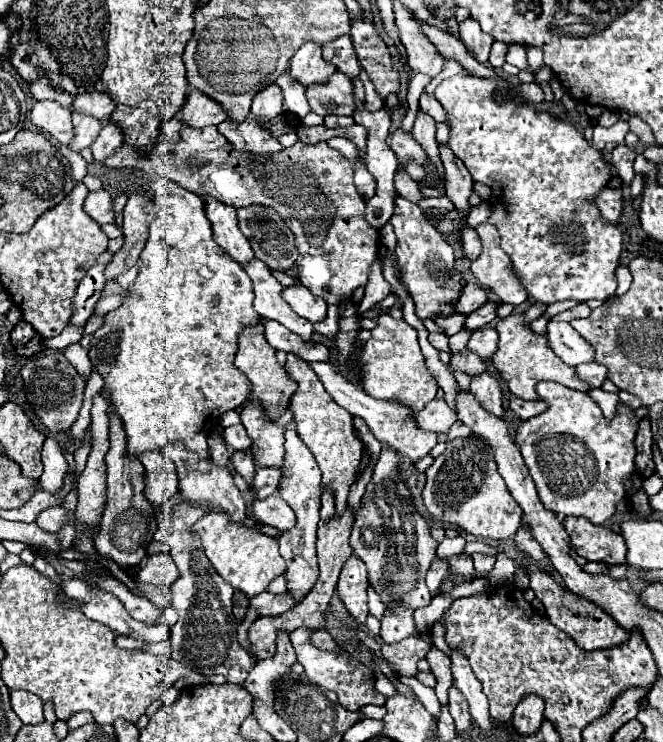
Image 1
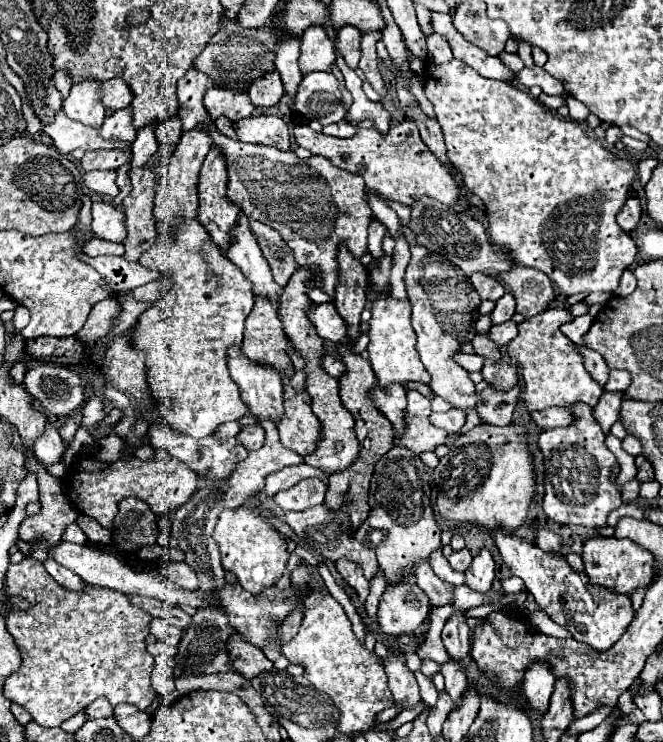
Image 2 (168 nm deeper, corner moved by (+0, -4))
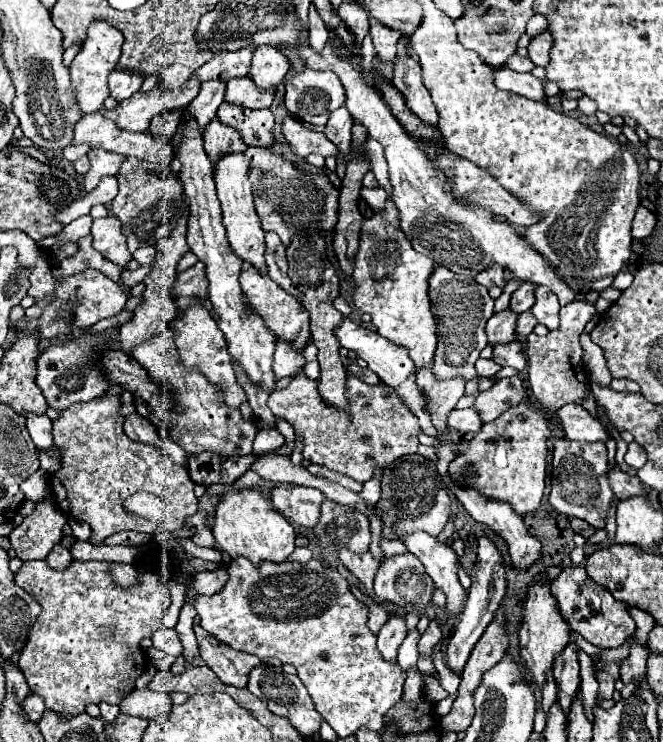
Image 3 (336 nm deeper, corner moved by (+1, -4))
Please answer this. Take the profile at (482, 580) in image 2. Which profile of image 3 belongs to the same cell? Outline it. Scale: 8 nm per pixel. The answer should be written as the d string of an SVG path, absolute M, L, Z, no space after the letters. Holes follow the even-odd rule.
M481 537L479 539L479 547L477 547L477 561L475 561L475 567L471 569L471 589L469 589L469 595L467 595L467 601L465 601L465 609L461 613L461 621L455 629L455 635L449 639L449 645L447 645L447 651L445 651L445 661L447 661L447 667L455 673L455 675L461 675L475 643L481 639L485 627L491 623L491 619L495 617L495 611L505 595L505 567L503 567L503 561L501 561L501 555L499 551L495 549L495 545L487 539L487 537Z

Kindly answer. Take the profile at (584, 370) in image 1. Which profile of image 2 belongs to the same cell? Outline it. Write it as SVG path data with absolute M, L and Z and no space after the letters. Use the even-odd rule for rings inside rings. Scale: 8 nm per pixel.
M610 371L606 391L626 391L628 387L630 387L630 373L626 373L626 371Z

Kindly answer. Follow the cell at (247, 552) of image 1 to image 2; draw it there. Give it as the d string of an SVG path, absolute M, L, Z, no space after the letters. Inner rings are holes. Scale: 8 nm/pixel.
M246 505L220 513L218 523L214 527L214 539L220 545L224 569L234 573L240 585L254 595L258 595L264 587L274 585L286 569L290 553L284 535L280 535L276 527L270 525L258 511L252 511Z

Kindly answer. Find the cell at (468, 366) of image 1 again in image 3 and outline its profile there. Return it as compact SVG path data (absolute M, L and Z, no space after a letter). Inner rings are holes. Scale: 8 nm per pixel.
M505 309L501 313L493 313L493 317L487 321L487 327L485 327L489 345L495 347L495 345L511 343L515 339L515 335L513 335L515 321L517 321L517 315L509 313L509 309Z

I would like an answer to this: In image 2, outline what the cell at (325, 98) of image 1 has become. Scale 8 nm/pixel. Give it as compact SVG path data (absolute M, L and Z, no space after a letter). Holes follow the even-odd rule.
M330 71L306 73L298 85L294 109L306 119L316 119L322 125L344 119L346 111L342 105L342 93L338 89L338 79Z

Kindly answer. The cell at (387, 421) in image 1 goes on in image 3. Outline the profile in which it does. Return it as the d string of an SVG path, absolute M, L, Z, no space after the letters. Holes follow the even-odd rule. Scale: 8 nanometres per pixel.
M431 369L417 371L417 387L425 397L425 409L431 415L433 427L439 435L445 435L447 429L447 413L455 409L455 403L463 395L465 381L437 381Z

